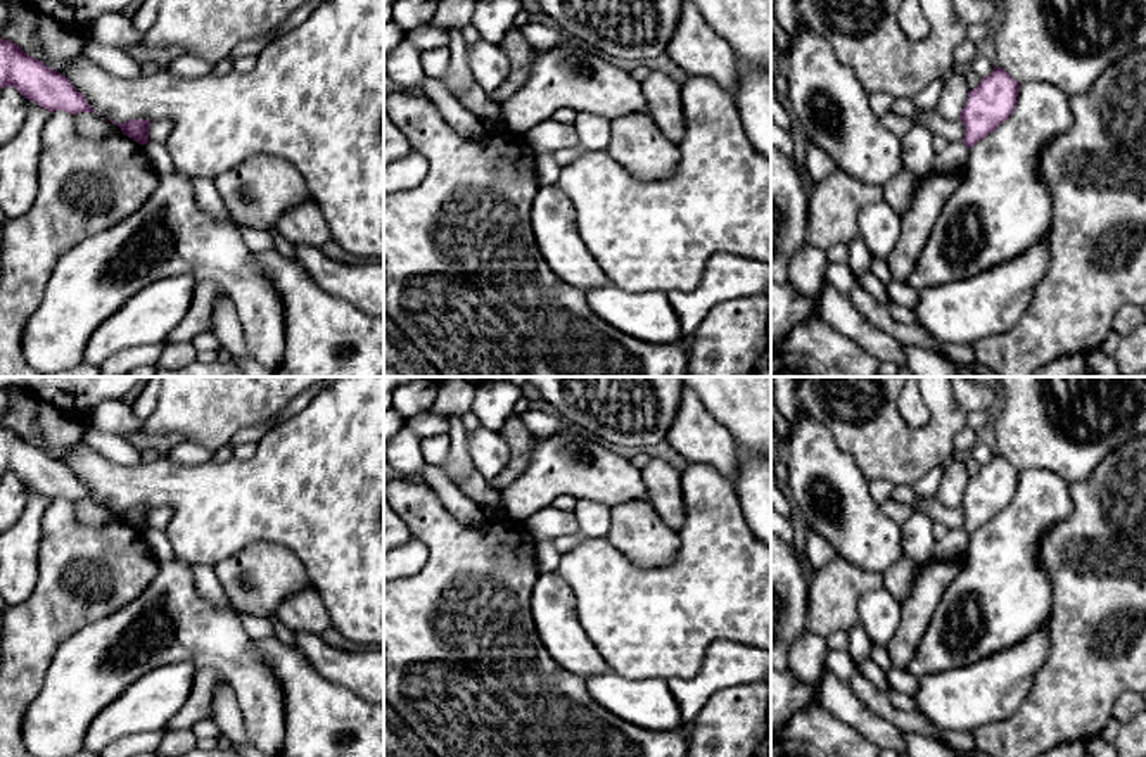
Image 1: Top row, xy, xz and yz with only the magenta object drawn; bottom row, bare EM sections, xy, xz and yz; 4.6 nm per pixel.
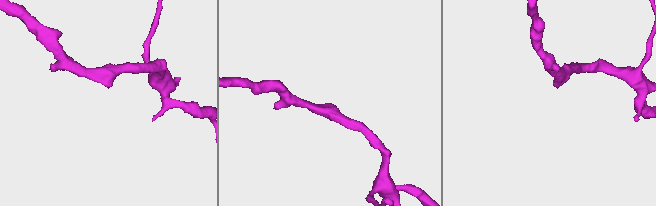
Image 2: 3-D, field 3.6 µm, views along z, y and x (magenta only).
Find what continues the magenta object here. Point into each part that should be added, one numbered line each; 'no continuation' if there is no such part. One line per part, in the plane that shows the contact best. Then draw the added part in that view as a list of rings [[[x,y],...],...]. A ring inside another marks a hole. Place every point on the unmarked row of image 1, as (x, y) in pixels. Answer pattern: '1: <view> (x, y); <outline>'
no continuation

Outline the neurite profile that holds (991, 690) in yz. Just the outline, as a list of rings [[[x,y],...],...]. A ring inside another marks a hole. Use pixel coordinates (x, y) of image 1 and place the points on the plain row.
[[[1047,622],[1009,650],[973,665],[920,677],[916,710],[942,731],[973,731],[1008,719],[1030,691],[1051,648]]]

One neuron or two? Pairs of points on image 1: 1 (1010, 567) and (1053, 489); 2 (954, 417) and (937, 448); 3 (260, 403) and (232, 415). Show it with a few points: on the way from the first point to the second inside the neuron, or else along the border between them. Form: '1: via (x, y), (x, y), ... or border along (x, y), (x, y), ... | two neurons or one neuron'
1: via (1010, 548), (1013, 534), (1034, 508) | one neuron
2: via (948, 424), (939, 432), (937, 441) | one neuron
3: via (253, 403), (244, 403), (239, 408) | one neuron

